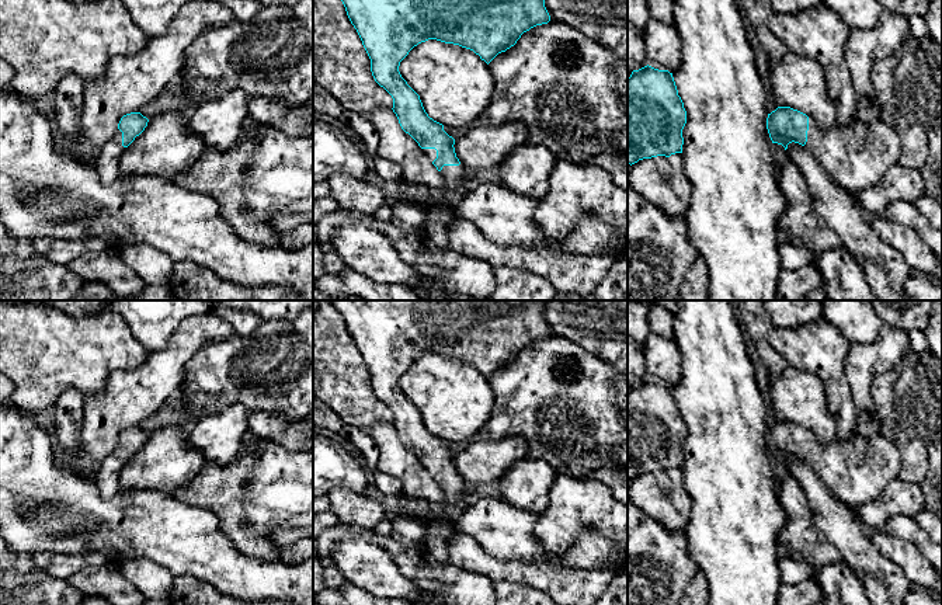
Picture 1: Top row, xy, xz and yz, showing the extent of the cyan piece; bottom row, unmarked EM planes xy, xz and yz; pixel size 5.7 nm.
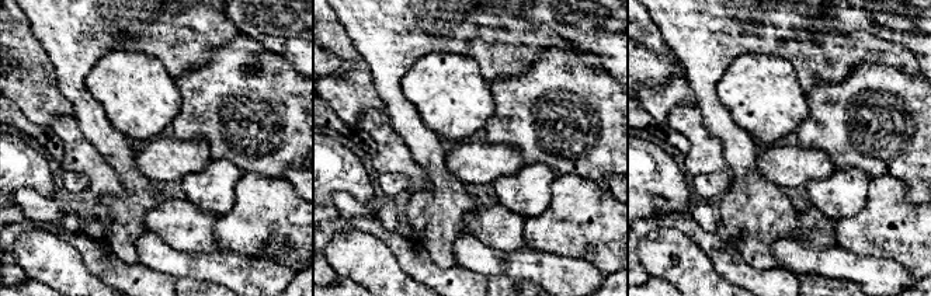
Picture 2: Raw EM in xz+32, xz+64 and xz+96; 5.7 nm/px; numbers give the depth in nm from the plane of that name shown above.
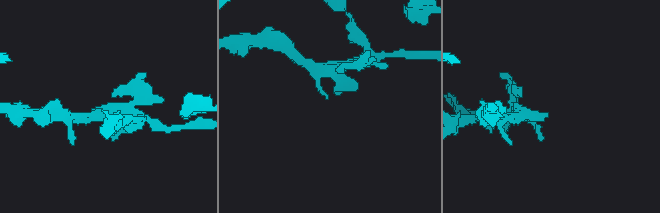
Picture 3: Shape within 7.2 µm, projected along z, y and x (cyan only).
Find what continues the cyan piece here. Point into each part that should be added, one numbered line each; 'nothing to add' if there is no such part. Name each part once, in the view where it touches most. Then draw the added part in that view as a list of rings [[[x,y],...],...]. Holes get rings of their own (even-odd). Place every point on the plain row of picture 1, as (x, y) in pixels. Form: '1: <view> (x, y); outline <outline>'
1: yz (857, 470); outline [[[809,431],[804,462],[831,494],[849,508],[876,500],[897,479],[900,469],[898,452],[889,439],[883,435],[865,438],[858,432],[849,439],[835,437],[821,444]]]

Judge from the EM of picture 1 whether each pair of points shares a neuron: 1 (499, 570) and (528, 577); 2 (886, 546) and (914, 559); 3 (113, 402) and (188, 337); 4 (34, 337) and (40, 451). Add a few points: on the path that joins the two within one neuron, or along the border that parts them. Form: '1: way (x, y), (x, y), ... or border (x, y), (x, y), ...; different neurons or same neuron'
1: way (506, 570), (521, 573); same neuron
2: way (893, 548), (907, 557); same neuron
3: way (132, 396), (171, 357); same neuron
4: border (14, 406), (32, 417); different neurons

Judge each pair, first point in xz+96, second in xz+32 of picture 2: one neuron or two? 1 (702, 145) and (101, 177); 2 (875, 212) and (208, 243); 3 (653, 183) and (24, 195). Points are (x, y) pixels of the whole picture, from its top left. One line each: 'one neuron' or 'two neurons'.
1: one neuron
2: two neurons
3: two neurons

